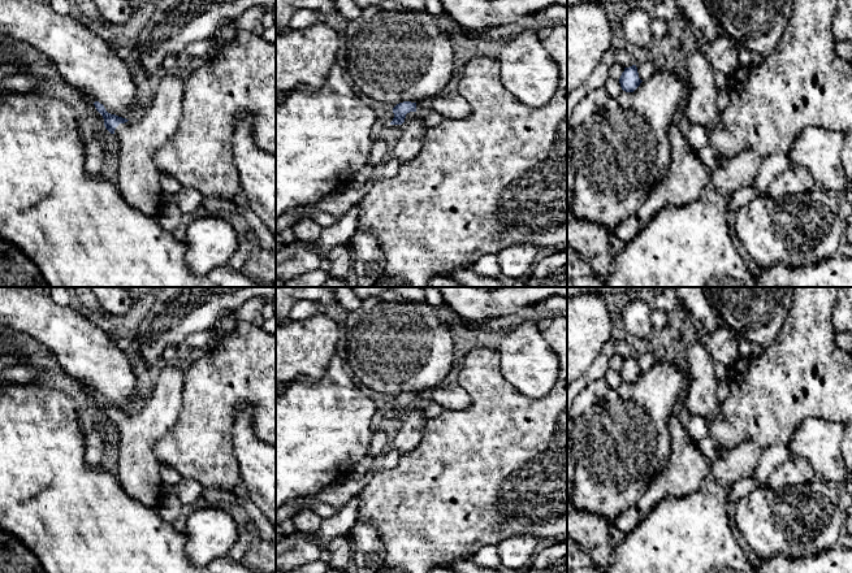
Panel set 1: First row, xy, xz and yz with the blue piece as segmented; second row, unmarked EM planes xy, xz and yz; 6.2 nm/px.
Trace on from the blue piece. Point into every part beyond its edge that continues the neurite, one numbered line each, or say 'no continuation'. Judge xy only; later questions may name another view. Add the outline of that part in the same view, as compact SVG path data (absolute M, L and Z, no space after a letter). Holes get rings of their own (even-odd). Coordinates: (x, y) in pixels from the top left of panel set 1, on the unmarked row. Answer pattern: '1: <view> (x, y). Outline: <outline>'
1: xy (138, 430). Outline: M169 363L155 379L151 398L114 421L118 434L120 485L134 500L152 509L163 489L161 464L153 446L177 422L186 376L186 368Z

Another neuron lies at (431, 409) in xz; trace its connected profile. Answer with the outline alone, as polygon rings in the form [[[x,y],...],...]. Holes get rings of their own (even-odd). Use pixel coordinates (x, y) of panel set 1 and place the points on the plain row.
[[[419,399],[416,403],[407,404],[405,412],[408,412],[415,407],[419,407],[421,409],[427,421],[438,417],[445,411],[445,408],[442,408],[436,401],[428,399]]]

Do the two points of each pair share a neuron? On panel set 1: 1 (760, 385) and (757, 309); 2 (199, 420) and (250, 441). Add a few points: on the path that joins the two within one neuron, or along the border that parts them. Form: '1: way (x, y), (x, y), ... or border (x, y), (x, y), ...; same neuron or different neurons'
1: border (782, 322), (778, 334), (764, 348); different neurons
2: border (245, 406), (236, 411), (233, 428), (238, 464); different neurons

